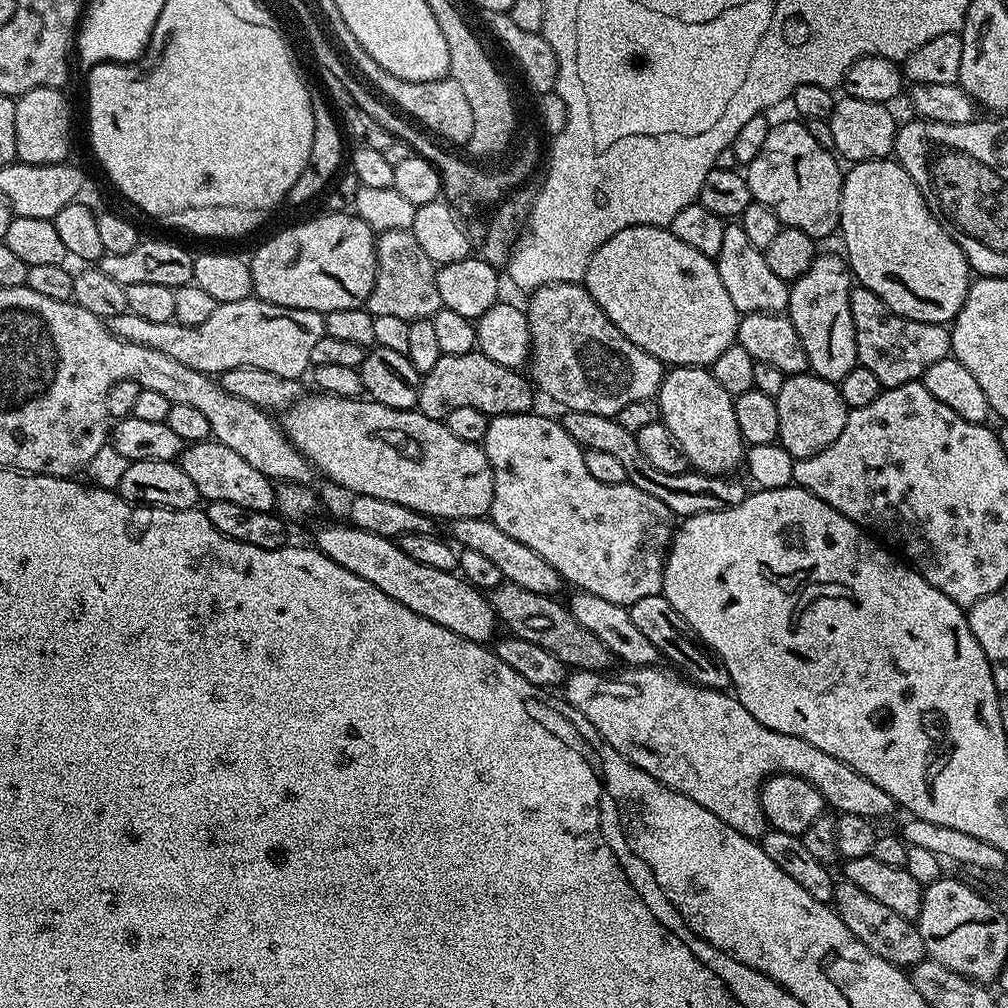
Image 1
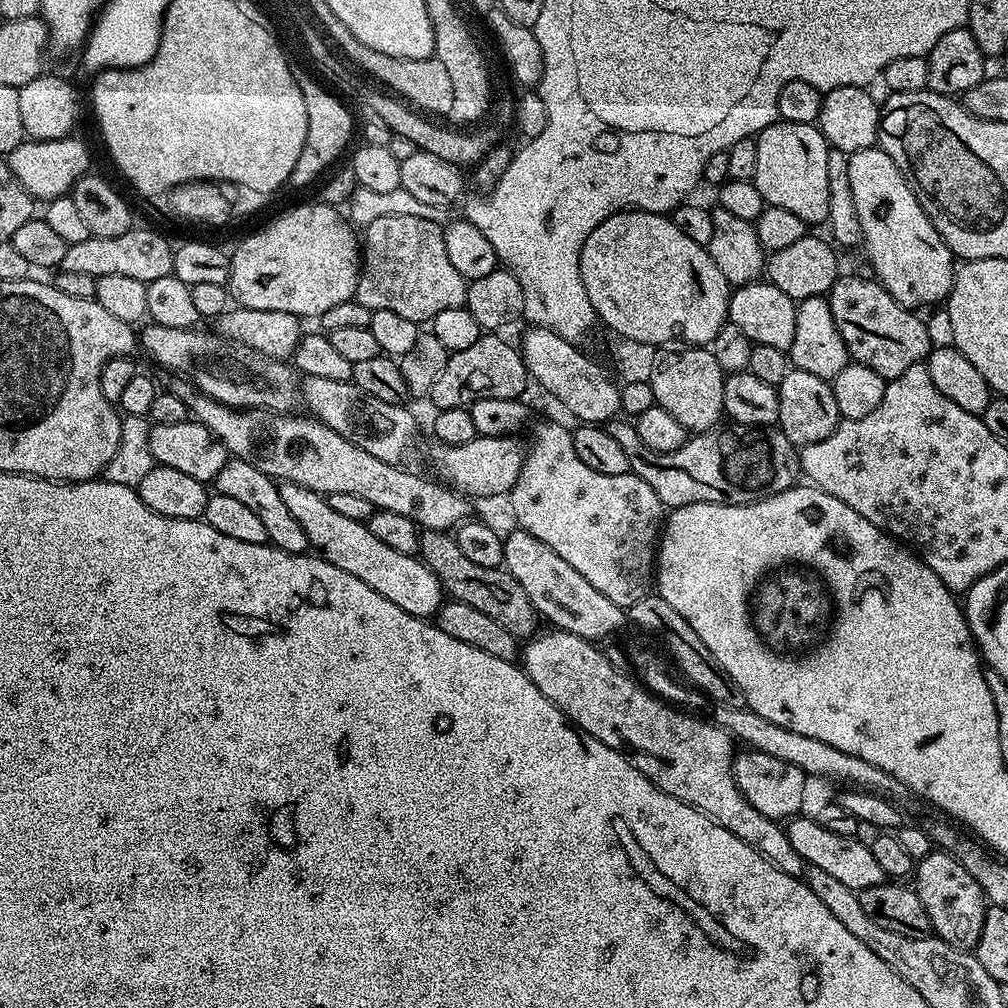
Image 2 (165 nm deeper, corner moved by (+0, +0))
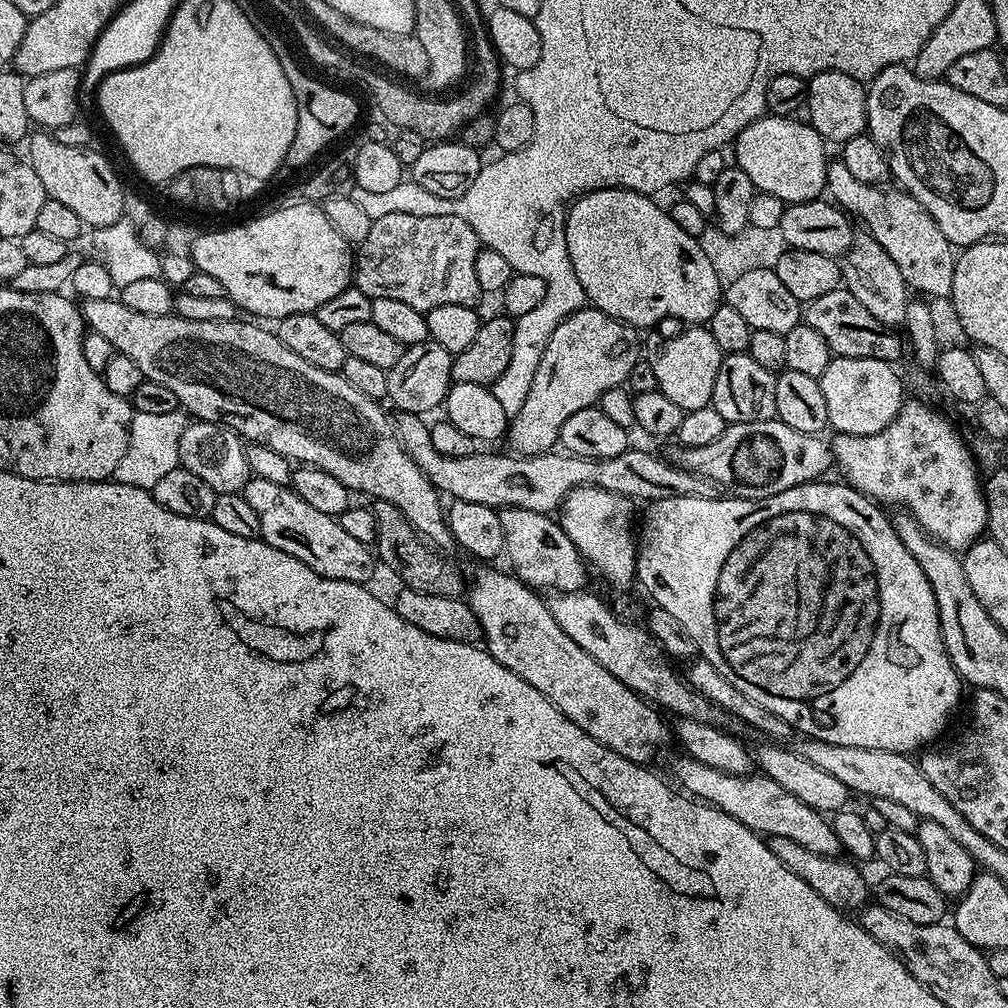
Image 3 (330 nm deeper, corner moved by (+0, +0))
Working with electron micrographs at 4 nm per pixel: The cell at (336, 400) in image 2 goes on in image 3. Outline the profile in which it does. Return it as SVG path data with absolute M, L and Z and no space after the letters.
M396 412L396 436L418 470L422 470L422 474L430 478L437 492L452 500L478 502L497 510L521 508L552 514L575 488L601 488L626 496L633 502L655 502L687 496L714 500L718 496L716 484L710 478L699 476L690 470L682 470L663 455L655 456L654 453L643 452L636 446L629 447L627 452L617 454L615 458L601 460L573 456L563 450L544 452L540 456L499 456L496 452L478 450L466 458L446 458L446 454L438 454L438 450L434 450L434 442L430 442L430 427L420 420L423 419L415 412Z

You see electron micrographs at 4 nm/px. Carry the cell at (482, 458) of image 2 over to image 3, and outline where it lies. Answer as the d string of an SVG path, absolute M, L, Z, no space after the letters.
M585 306L568 316L550 334L542 362L534 370L534 382L526 402L516 416L511 417L506 440L512 443L511 451L521 456L540 456L557 447L562 422L578 410L599 405L606 390L627 385L630 370L642 359L637 329L610 318L602 310Z

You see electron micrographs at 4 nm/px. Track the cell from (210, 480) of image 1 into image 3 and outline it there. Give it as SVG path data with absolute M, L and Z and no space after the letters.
M252 476L246 482L242 495L246 498L246 502L250 502L254 514L258 514L260 536L267 544L282 550L282 554L290 554L290 558L298 558L298 562L306 562L306 566L310 566L314 574L322 574L322 578L362 585L369 583L368 579L372 576L372 560L374 564L373 549L369 545L357 542L352 535L346 534L337 517L321 514L320 511L314 510L314 506L302 502L302 498L298 498L298 494L293 492L289 485L266 482L266 478Z

